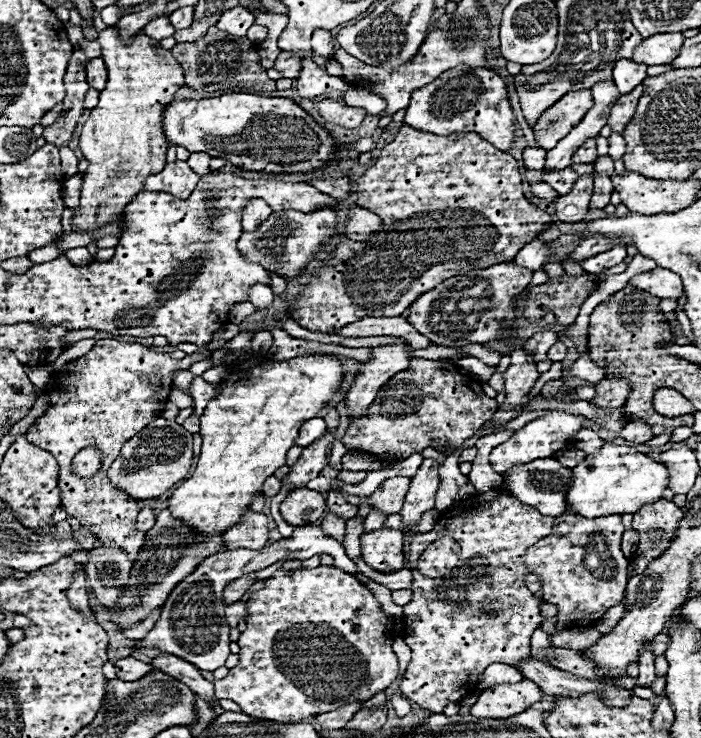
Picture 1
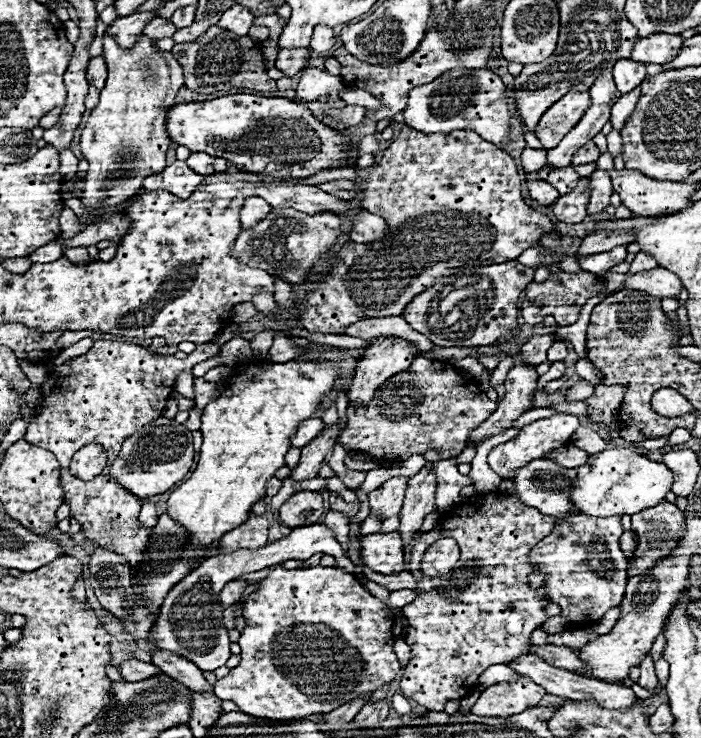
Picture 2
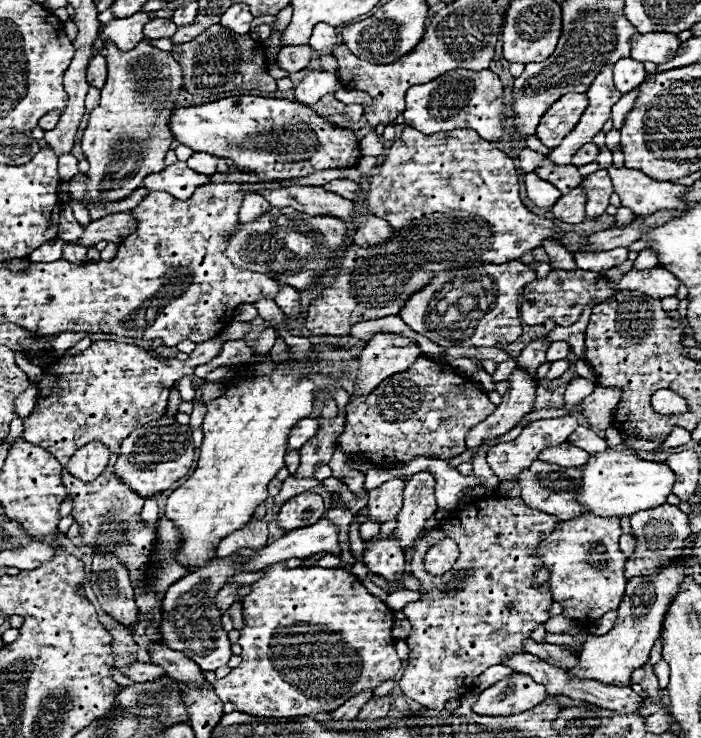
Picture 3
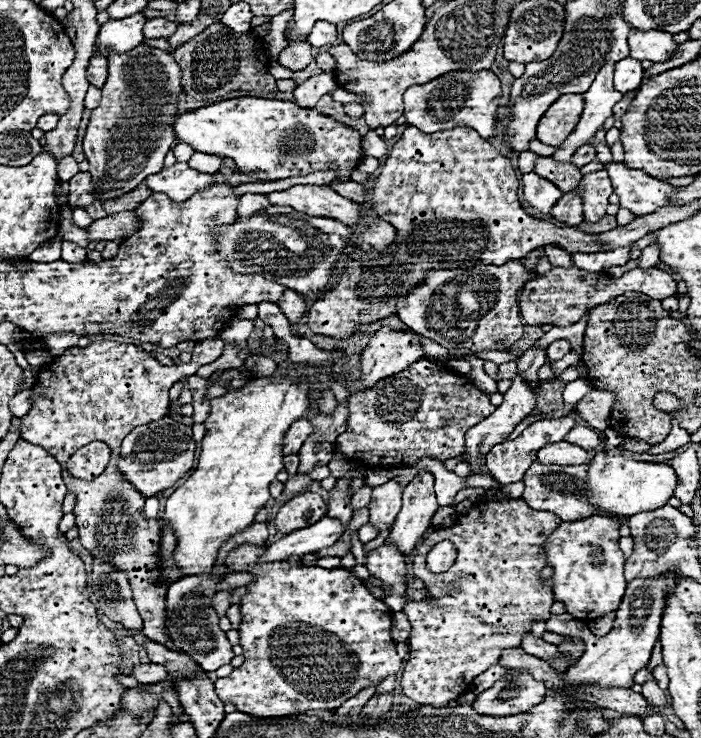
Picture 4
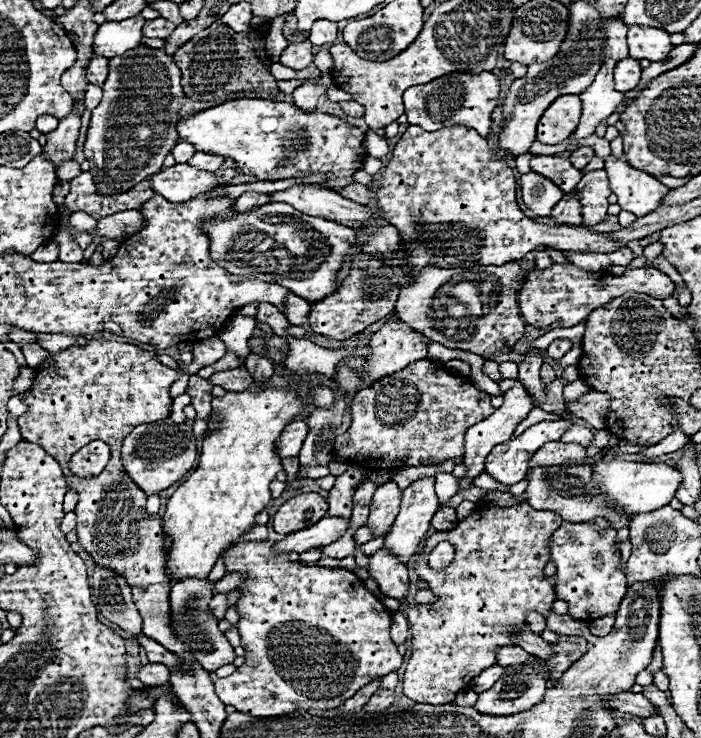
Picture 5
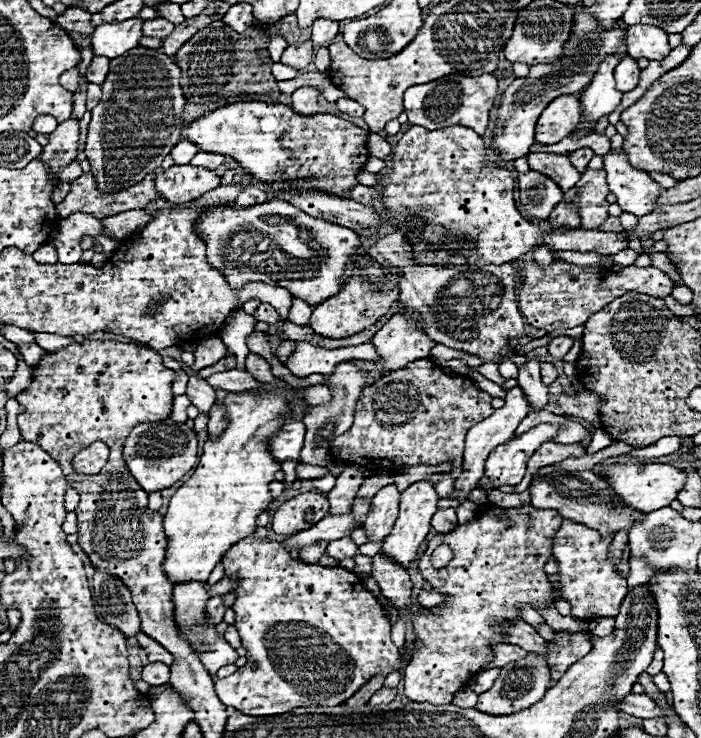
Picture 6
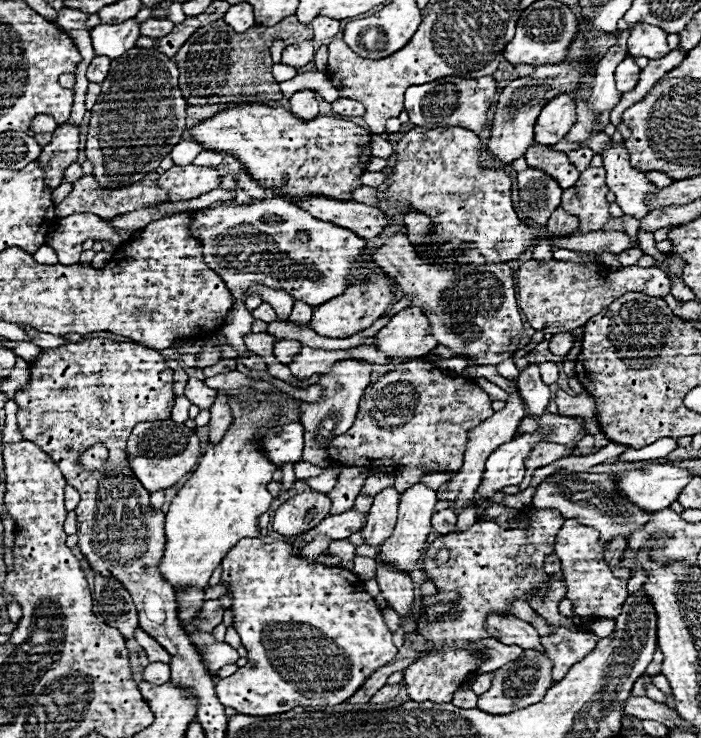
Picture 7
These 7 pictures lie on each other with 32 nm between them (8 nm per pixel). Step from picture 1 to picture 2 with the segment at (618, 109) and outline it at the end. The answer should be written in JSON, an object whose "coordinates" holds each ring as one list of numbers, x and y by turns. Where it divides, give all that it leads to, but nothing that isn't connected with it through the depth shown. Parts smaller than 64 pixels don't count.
{"coordinates":[[634,88,632,92,622,94,622,98,612,106,612,118,610,118,610,122,612,122,612,128,614,128,614,130,622,130,622,128,624,128,628,116,630,116,630,114,634,112,634,108,636,108,638,96,640,96,640,88]]}

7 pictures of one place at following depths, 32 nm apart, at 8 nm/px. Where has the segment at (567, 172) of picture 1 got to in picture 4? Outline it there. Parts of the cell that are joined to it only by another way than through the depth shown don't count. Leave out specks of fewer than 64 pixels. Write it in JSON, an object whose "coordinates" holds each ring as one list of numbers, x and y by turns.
{"coordinates":[[540,156,534,162,534,172,554,182,564,194,572,192,578,186,578,182,582,180,582,174,574,164,552,160,552,156]]}

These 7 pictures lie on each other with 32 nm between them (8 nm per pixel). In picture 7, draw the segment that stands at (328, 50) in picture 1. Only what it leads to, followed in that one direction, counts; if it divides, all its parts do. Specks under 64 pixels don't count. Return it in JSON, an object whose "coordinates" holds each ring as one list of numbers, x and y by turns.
{"coordinates":[[316,16,316,20,312,20,312,26,314,26,314,40,324,42,338,34,340,20,332,20,330,16]]}

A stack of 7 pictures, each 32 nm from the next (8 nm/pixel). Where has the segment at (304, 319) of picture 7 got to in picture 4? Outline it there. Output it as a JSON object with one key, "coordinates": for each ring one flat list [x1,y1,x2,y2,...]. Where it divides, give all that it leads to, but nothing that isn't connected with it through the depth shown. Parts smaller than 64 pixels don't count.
{"coordinates":[[286,290,284,296,282,296,282,300,278,304,280,304,282,312,286,314,286,318,290,320,290,324,300,324,302,318,306,316,306,312,308,312,308,306,306,306,304,298,298,296,292,290]]}

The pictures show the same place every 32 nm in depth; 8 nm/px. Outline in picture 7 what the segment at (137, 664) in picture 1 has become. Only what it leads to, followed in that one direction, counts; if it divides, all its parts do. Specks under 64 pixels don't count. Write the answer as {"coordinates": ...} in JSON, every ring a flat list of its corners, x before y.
{"coordinates":[[152,662,144,668,144,680,152,684,164,684,170,680,170,666,162,662]]}

